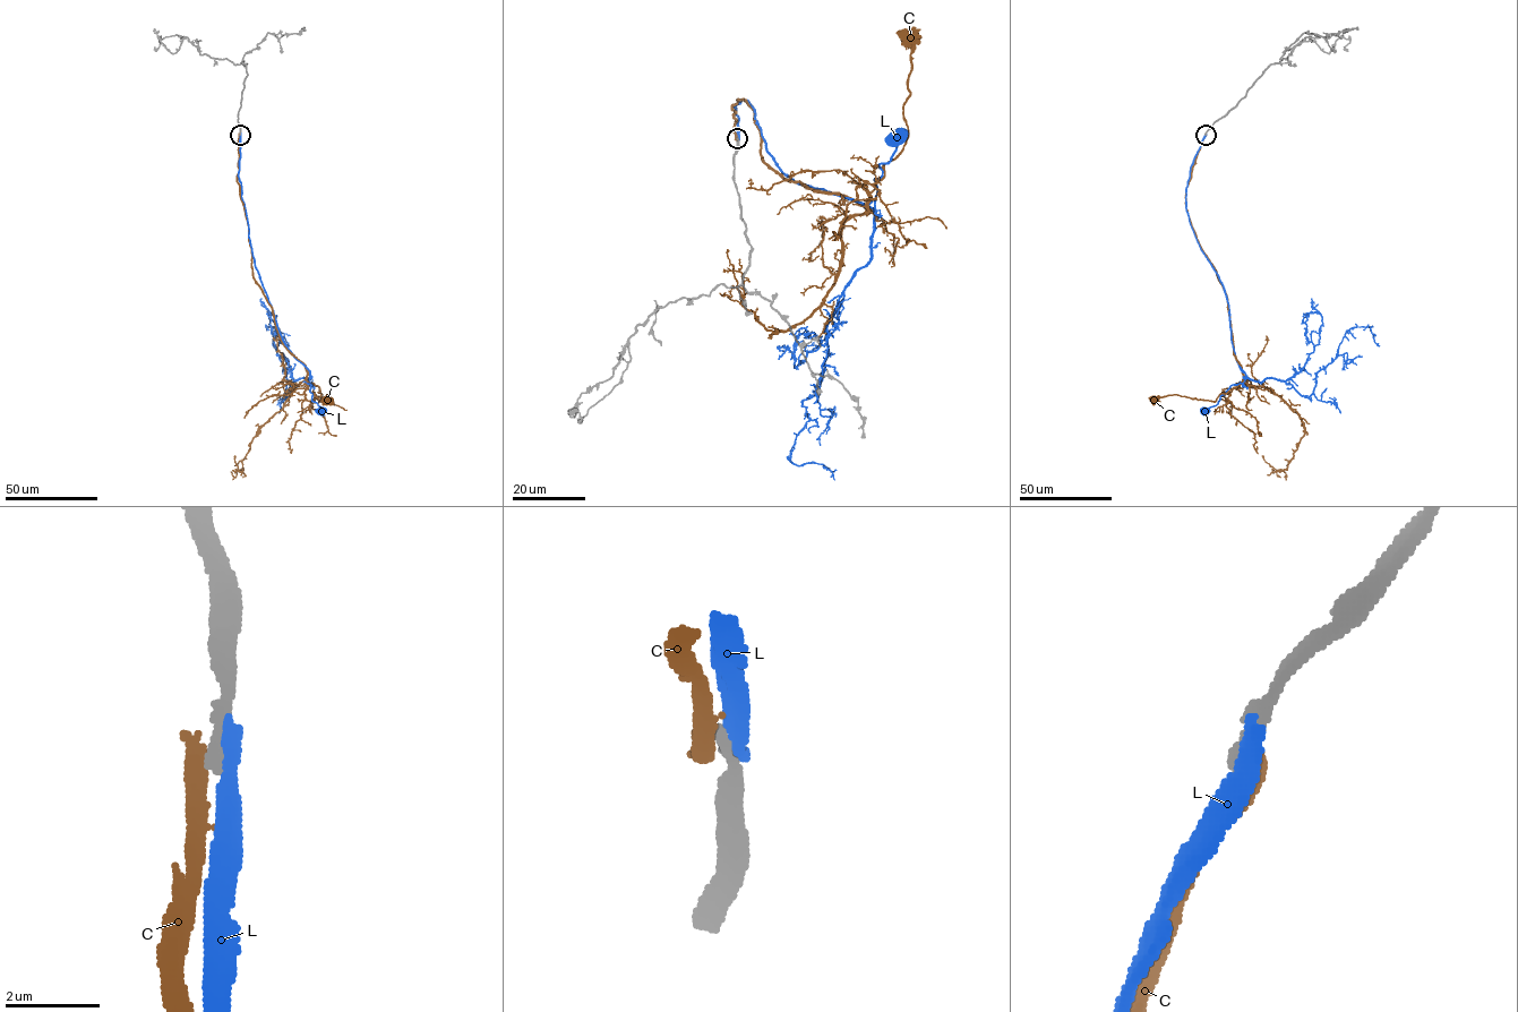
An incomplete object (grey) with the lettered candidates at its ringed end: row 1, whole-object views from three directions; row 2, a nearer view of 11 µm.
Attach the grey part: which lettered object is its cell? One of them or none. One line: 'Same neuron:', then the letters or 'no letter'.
Same neuron: no letter

